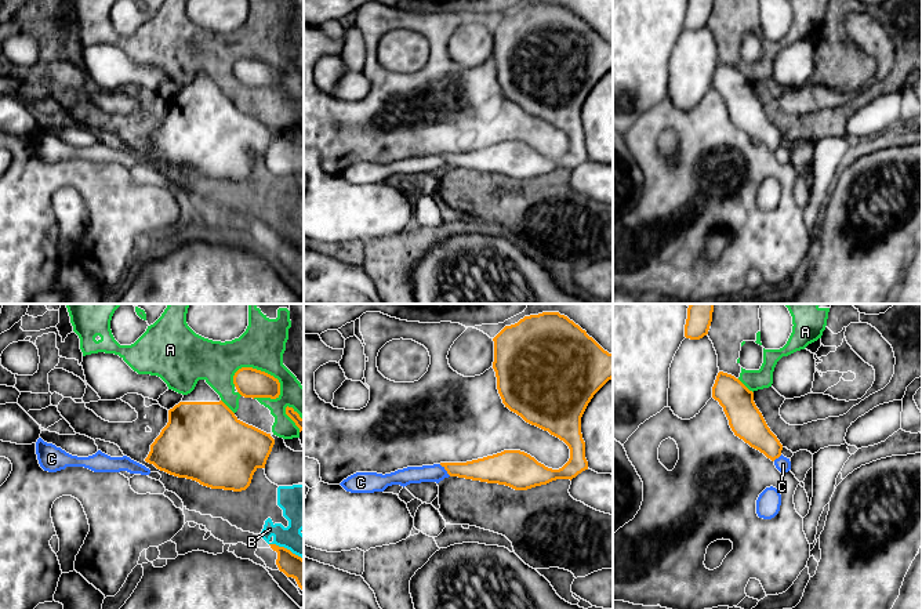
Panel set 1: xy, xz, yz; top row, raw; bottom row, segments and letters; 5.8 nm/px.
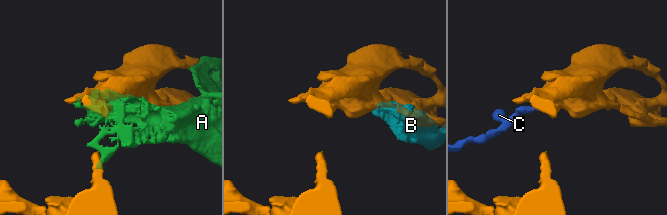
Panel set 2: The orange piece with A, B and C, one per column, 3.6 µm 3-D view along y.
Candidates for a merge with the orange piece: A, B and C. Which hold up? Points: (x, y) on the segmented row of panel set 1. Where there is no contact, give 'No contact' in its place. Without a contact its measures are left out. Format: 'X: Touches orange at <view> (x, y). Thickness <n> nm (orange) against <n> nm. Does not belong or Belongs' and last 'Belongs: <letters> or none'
A: Touches orange at xy (262, 372). Thickness 180 nm (orange) against 260 nm. Does not belong
B: Touches orange at xy (286, 548). Thickness 140 nm (orange) against 220 nm. Does not belong
C: Touches orange at xz (445, 468). Thickness 140 nm (orange) against 100 nm. Does not belong
Belongs: none

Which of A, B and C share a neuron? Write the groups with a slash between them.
A / B / C

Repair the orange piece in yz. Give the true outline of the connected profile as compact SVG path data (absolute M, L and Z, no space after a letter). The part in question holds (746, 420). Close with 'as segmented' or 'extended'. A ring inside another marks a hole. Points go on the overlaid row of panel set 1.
M719 371L712 387L712 398L719 402L736 436L774 461L783 445L767 427L754 402L754 392L738 378Z; as segmented

